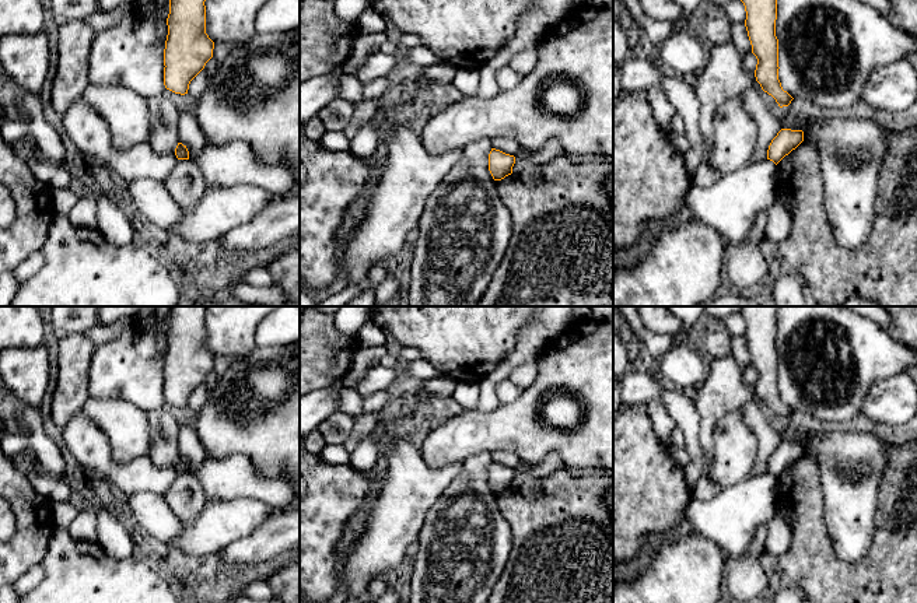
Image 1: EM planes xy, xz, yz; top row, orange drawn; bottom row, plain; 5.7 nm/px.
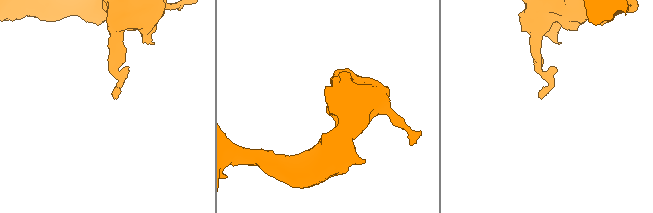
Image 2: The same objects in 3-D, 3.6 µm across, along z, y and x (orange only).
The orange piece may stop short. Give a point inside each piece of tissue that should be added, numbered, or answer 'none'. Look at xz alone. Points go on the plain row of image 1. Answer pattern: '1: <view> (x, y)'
none

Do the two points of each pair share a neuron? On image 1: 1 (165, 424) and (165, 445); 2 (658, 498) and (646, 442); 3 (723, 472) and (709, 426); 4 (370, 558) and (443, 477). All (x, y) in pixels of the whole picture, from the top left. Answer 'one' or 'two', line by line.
1: one
2: one
3: two
4: one

